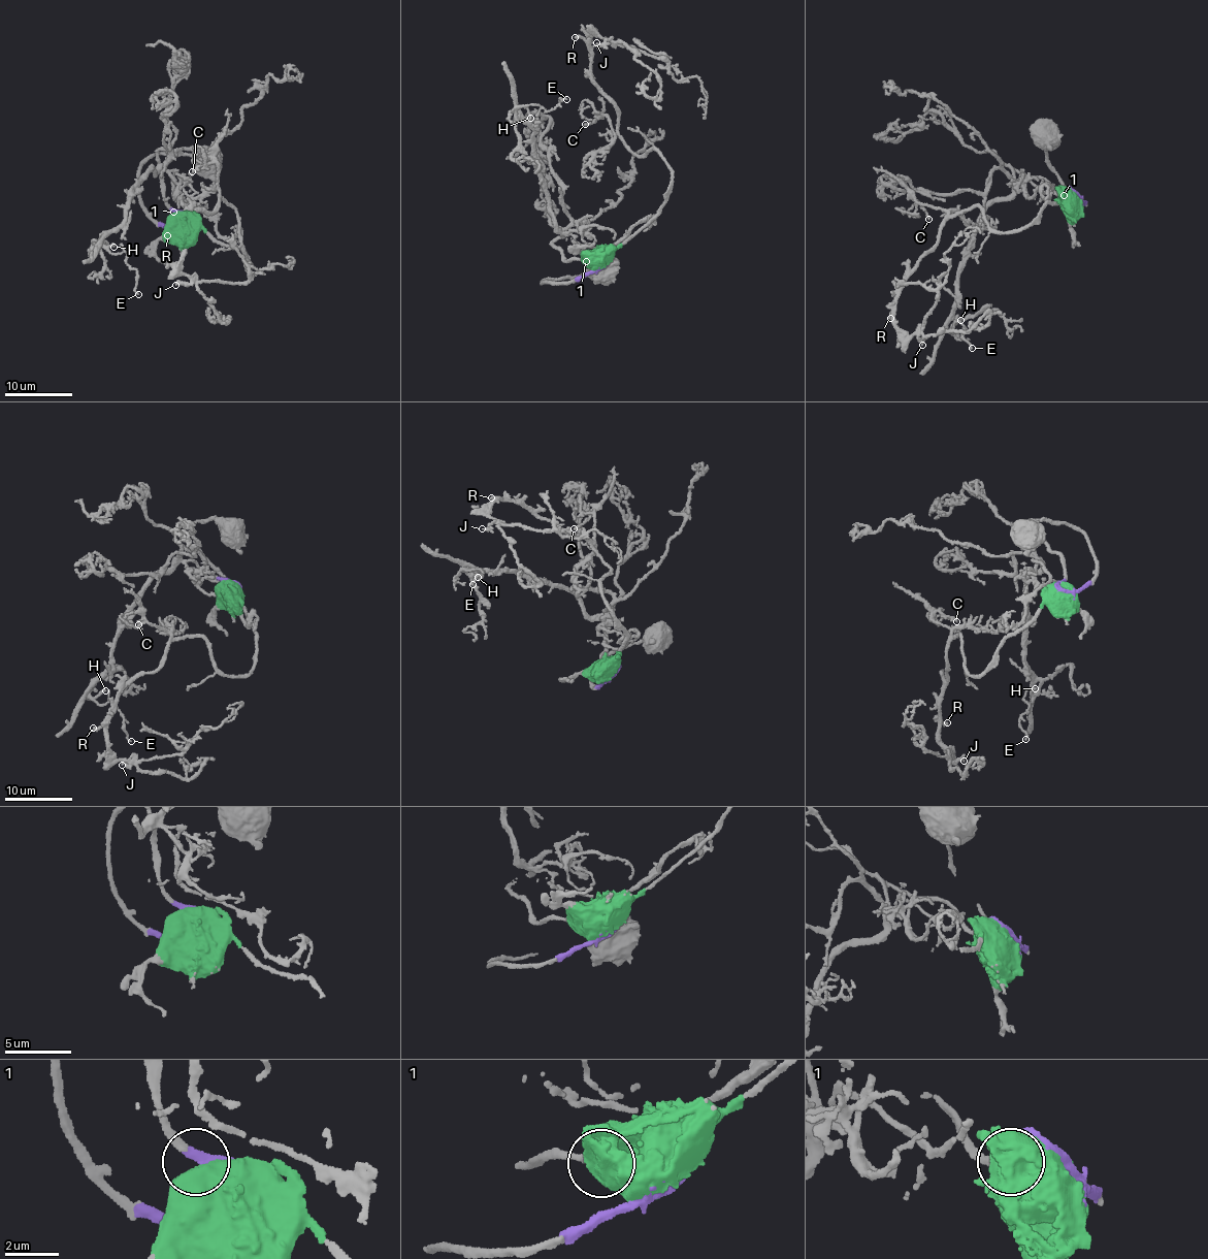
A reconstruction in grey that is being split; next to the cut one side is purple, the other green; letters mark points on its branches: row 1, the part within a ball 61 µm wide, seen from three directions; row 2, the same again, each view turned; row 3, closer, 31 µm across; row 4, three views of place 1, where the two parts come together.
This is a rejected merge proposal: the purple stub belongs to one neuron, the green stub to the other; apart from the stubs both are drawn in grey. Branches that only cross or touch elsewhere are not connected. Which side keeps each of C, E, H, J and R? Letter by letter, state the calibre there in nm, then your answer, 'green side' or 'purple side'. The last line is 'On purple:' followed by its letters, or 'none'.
C: 220 nm | green side
E: 140 nm | purple side
H: 140 nm | purple side
J: 220 nm | green side
R: 260 nm | green side
On purple: E, H

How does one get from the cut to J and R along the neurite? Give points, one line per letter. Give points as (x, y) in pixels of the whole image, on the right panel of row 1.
J: (1076, 194), (1047, 203), (1026, 228), (1000, 231), (976, 206), (947, 219), (894, 308), (894, 324), (922, 345)
R: (1076, 194), (1047, 203), (1026, 228), (1000, 231), (976, 206), (954, 214), (910, 273), (889, 318)

